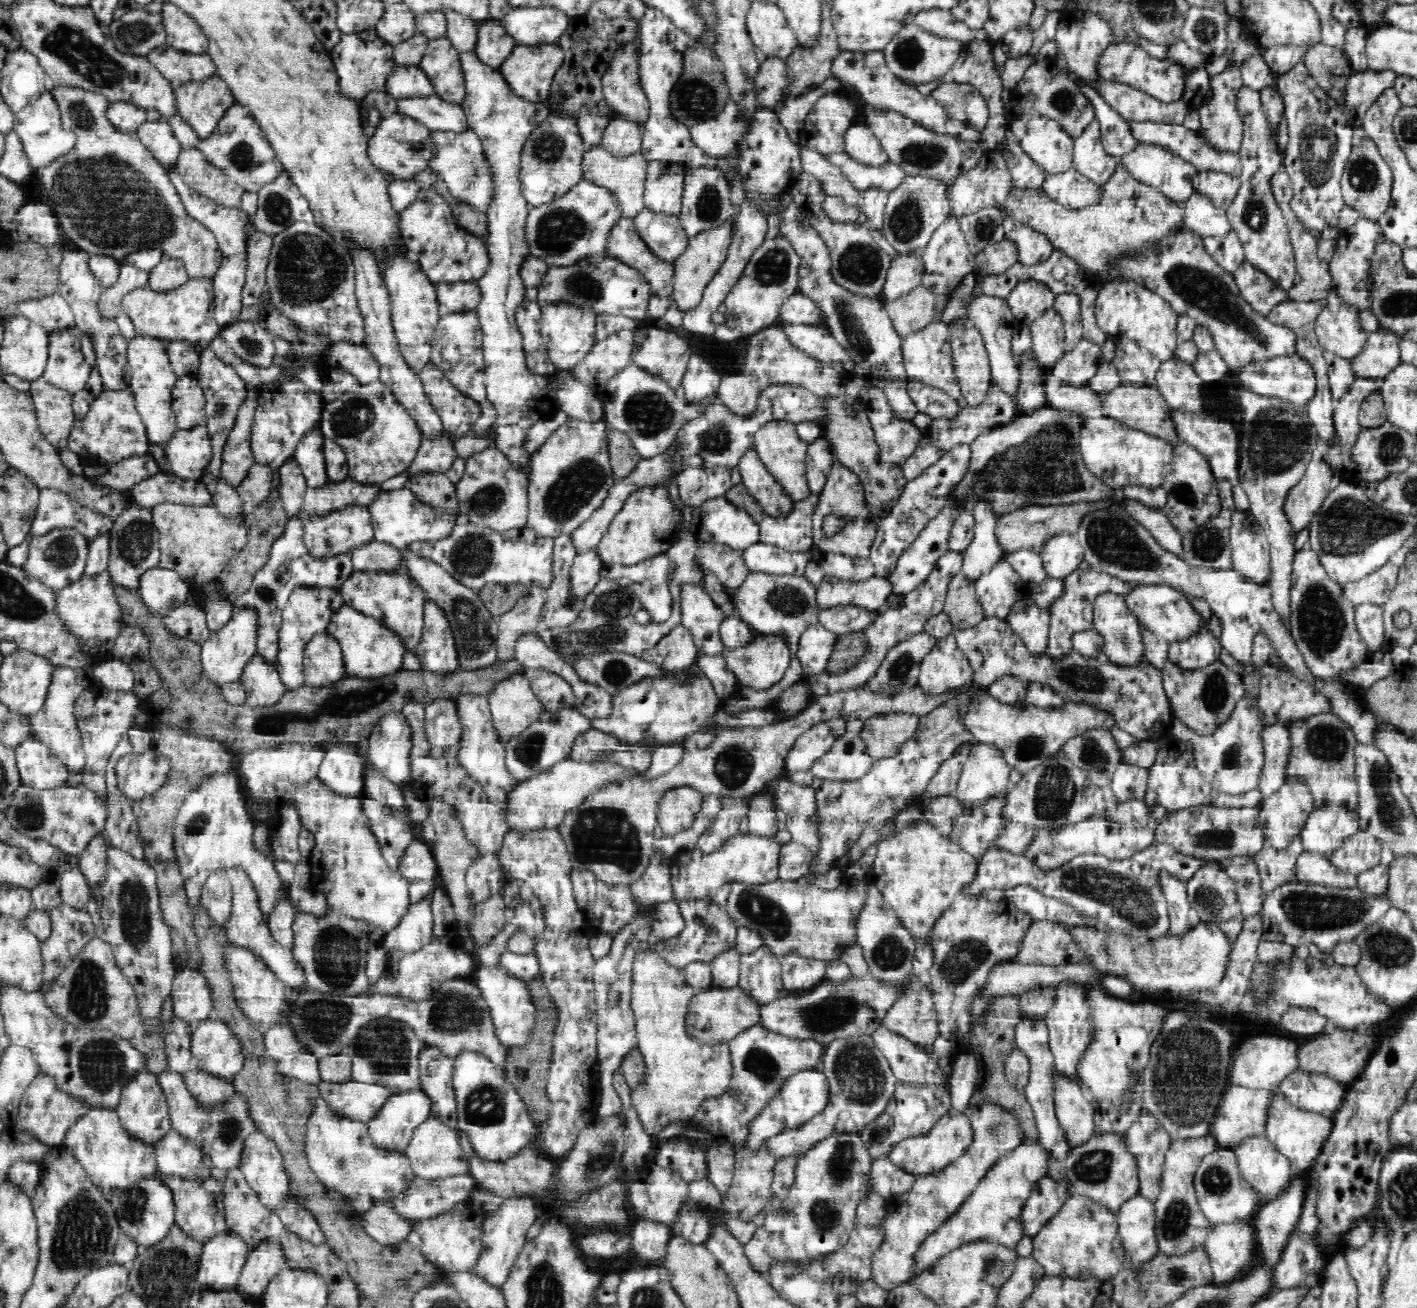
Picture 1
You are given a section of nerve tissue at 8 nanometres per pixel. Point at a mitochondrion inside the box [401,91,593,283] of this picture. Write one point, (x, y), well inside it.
(557, 229)

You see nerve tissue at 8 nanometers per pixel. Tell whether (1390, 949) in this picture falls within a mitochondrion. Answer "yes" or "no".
yes

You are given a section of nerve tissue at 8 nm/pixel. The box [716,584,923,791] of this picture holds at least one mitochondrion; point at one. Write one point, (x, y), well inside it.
(900, 667)

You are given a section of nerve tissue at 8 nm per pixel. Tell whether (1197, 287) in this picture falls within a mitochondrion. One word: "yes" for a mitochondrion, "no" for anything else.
yes

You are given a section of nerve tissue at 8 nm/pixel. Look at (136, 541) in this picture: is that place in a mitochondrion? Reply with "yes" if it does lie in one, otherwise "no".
yes

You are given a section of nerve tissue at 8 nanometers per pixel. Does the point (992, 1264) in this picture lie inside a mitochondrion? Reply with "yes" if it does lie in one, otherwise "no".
yes

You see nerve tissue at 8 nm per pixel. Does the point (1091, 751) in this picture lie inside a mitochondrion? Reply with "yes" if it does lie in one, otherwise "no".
yes

